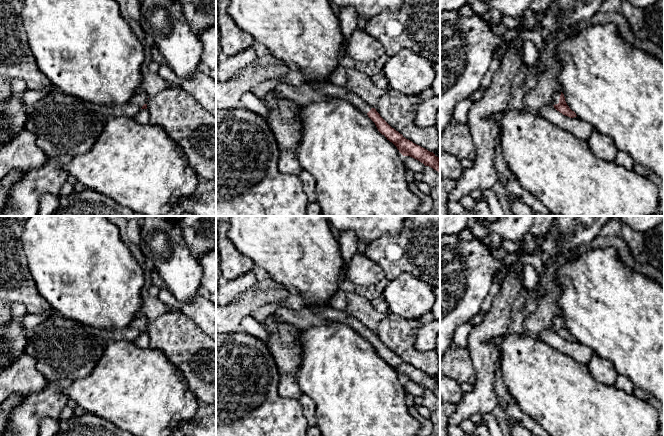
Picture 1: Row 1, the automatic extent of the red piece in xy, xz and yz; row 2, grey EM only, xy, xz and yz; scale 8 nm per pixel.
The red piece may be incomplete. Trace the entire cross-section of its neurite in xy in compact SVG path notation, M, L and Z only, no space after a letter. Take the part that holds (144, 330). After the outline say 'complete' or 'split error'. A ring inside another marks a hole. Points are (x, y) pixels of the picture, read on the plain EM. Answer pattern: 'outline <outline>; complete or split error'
outline M137 314L132 323L123 329L97 329L94 327L87 327L103 344L108 341L125 340L134 342L134 340L141 334L147 333L148 321L145 316Z; split error

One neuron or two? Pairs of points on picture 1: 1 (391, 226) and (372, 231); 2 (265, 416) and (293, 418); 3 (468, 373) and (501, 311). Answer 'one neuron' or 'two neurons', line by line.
1: one neuron
2: one neuron
3: two neurons

